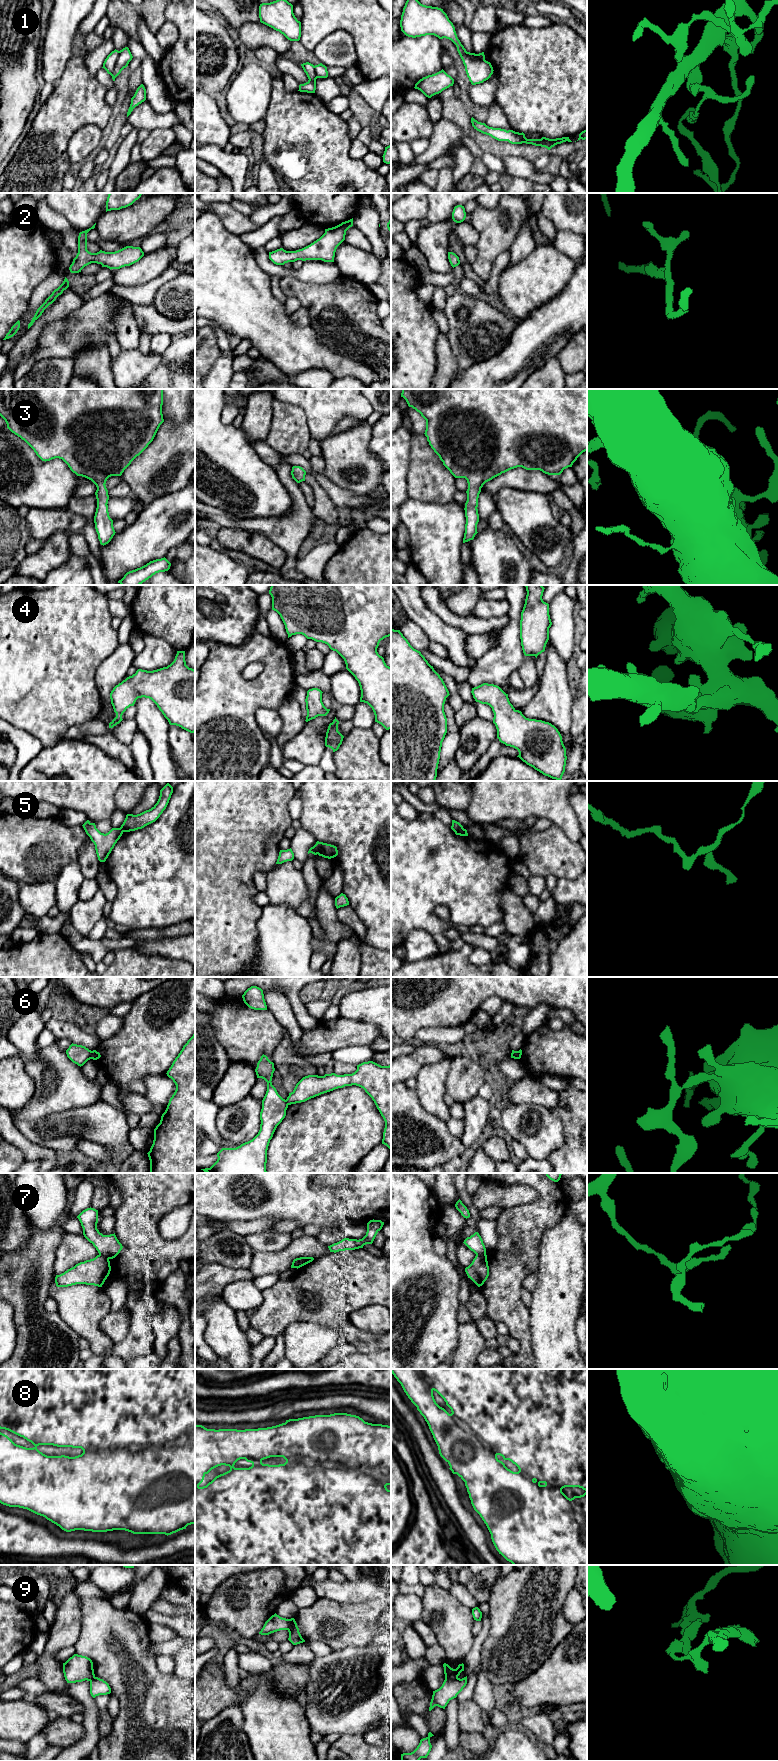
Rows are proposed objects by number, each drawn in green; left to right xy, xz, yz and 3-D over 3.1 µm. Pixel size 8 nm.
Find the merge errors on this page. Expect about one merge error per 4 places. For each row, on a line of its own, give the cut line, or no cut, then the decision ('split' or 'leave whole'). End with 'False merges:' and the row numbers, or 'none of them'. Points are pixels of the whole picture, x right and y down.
1: no cut; leave whole
2: no cut; leave whole
3: no cut; leave whole
4: no cut; leave whole
5: cut in yz along (463, 828), (455, 832); split
6: cut in xy along (92, 1051), (90, 1058); split
7: cut in xy along (99, 1253), (108, 1259); split
8: no cut; leave whole
9: cut in yz along (457, 1676), (445, 1679); split
False merges: 5, 6, 7, 9

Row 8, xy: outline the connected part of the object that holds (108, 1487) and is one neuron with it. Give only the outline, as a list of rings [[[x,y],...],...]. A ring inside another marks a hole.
[[[0,1369],[0,1429],[23,1437],[34,1445],[33,1448],[17,1445],[7,1435],[0,1432],[0,1503],[3,1505],[27,1509],[45,1517],[66,1532],[125,1530],[133,1534],[165,1534],[168,1536],[186,1529],[188,1525],[195,1524],[195,1369]],[[39,1445],[81,1448],[83,1453],[75,1457],[47,1456],[37,1449]]]

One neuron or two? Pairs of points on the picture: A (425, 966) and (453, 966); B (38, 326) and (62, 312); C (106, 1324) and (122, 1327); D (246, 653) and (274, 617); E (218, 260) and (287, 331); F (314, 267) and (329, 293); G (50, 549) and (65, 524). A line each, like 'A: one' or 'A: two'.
A: one
B: one
C: one
D: two
E: one
F: two
G: two

